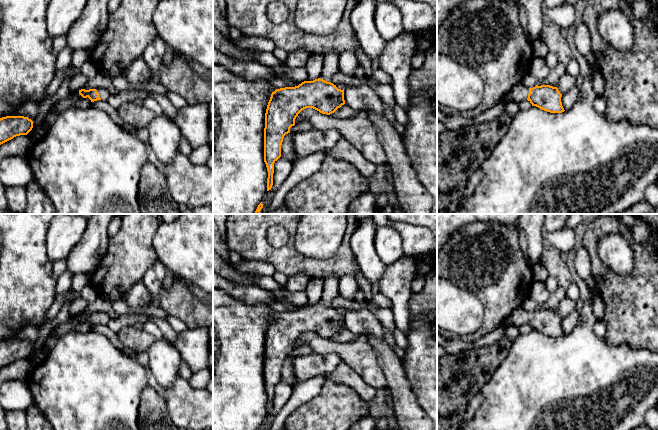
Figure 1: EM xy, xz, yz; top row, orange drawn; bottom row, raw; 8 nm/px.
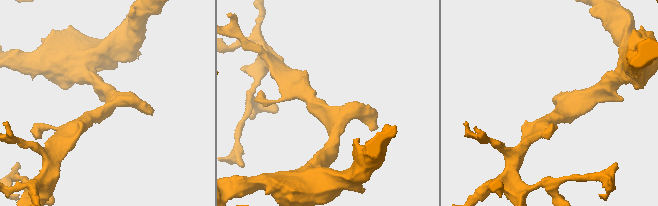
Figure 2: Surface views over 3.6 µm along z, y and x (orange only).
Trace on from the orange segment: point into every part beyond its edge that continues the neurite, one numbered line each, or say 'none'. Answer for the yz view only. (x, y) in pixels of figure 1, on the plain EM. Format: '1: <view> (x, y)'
1: yz (519, 317)

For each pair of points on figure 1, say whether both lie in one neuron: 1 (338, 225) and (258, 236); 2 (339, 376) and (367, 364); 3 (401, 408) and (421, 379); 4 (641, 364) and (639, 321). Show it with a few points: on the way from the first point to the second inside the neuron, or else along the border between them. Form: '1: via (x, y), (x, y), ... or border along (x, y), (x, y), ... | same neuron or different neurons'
1: border along (293, 242), (294, 248), (298, 252), (312, 257) | different neurons
2: border along (343, 365), (351, 368), (370, 386) | different neurons
3: border along (404, 367), (416, 401), (424, 410) | different neurons
4: border along (617, 345), (626, 343), (632, 348), (647, 349) | different neurons

